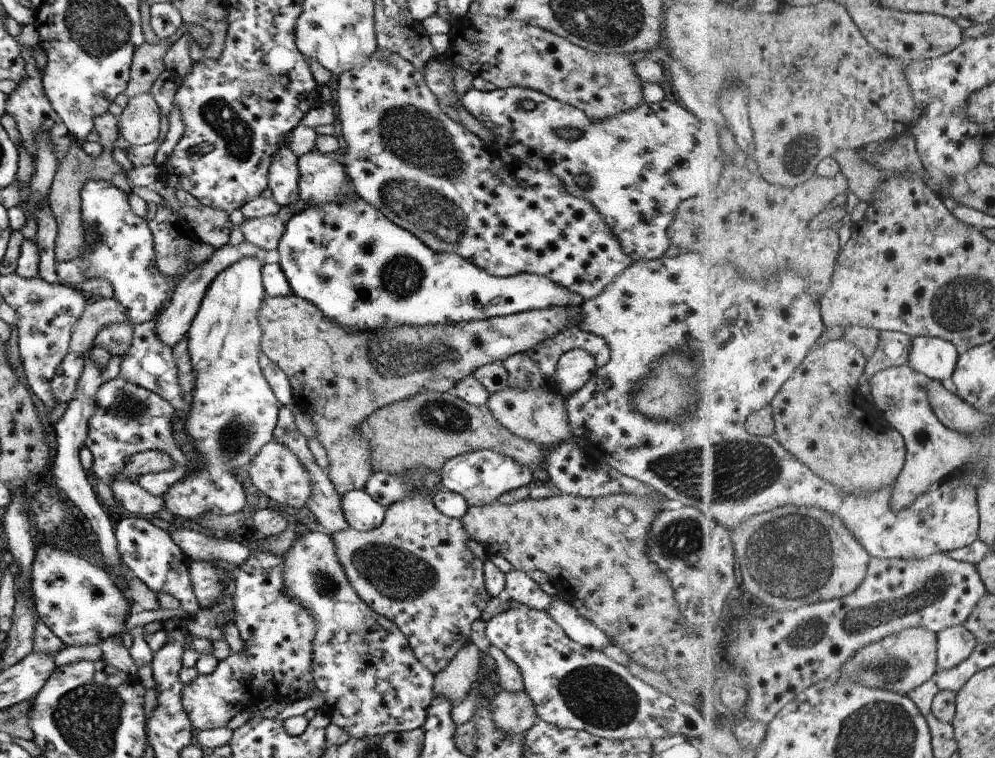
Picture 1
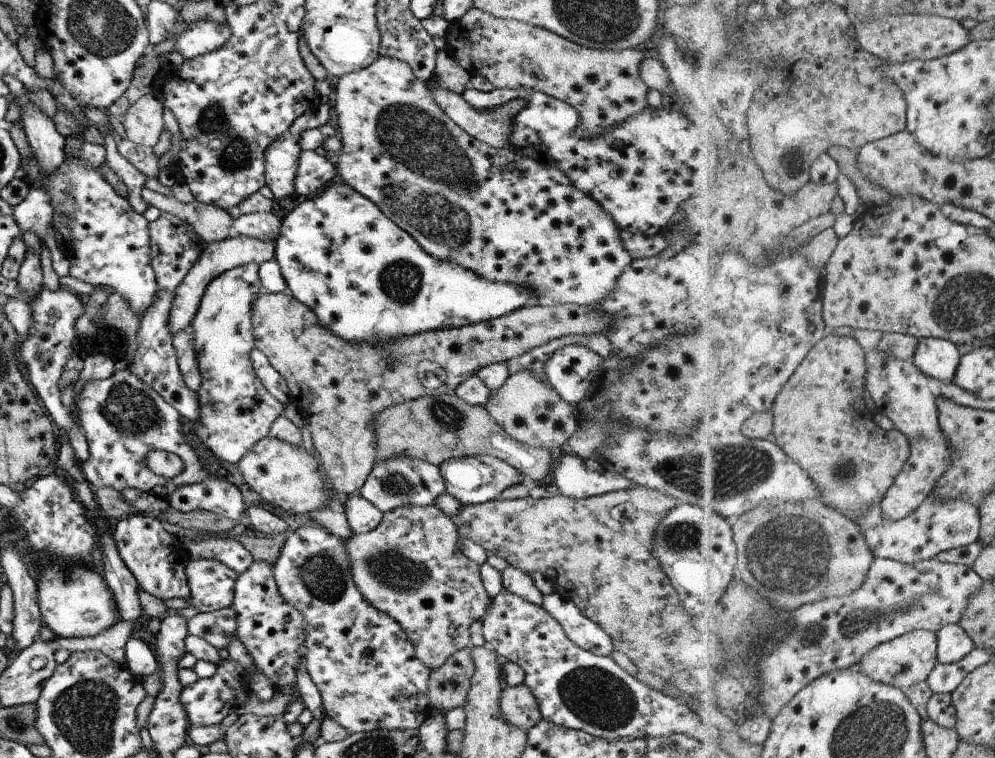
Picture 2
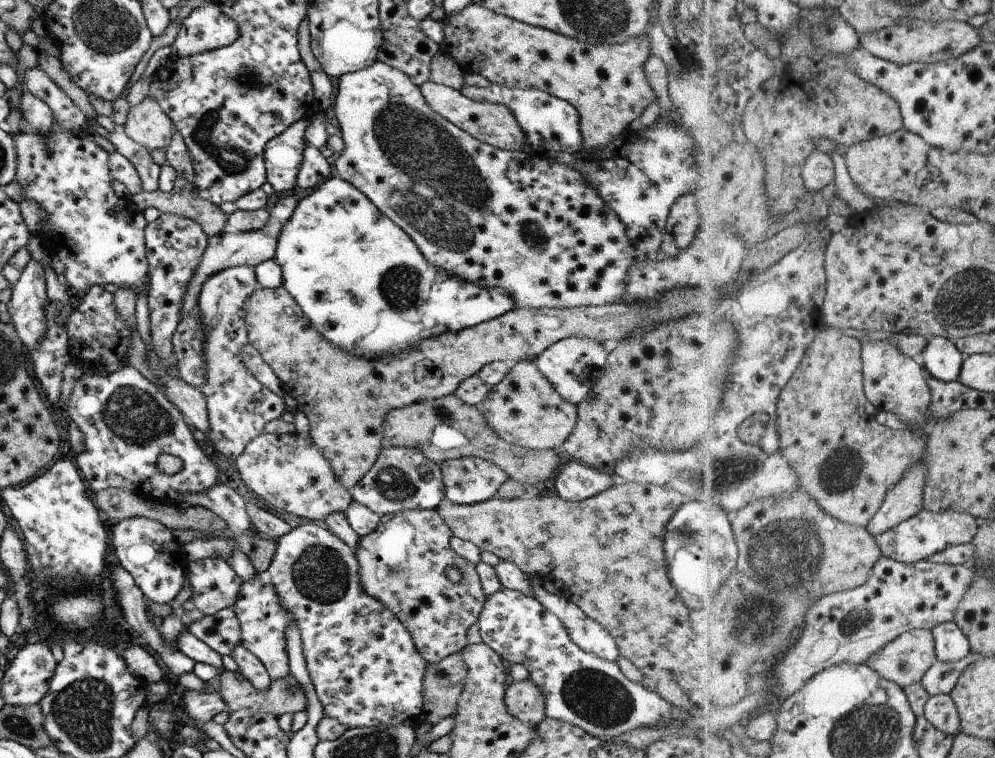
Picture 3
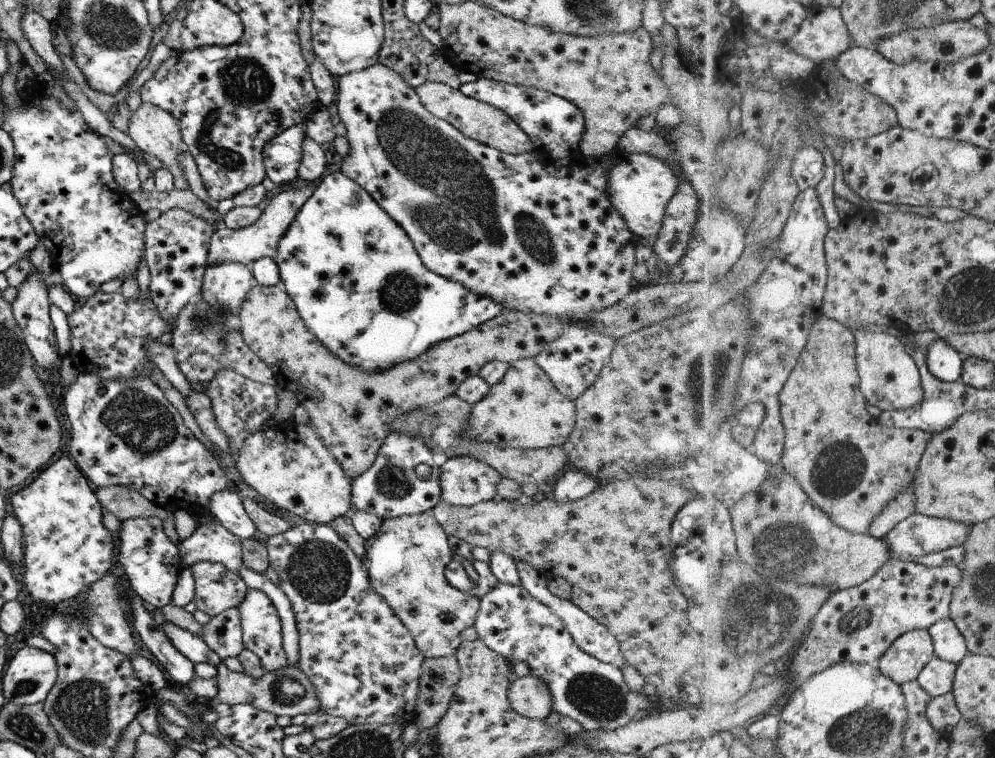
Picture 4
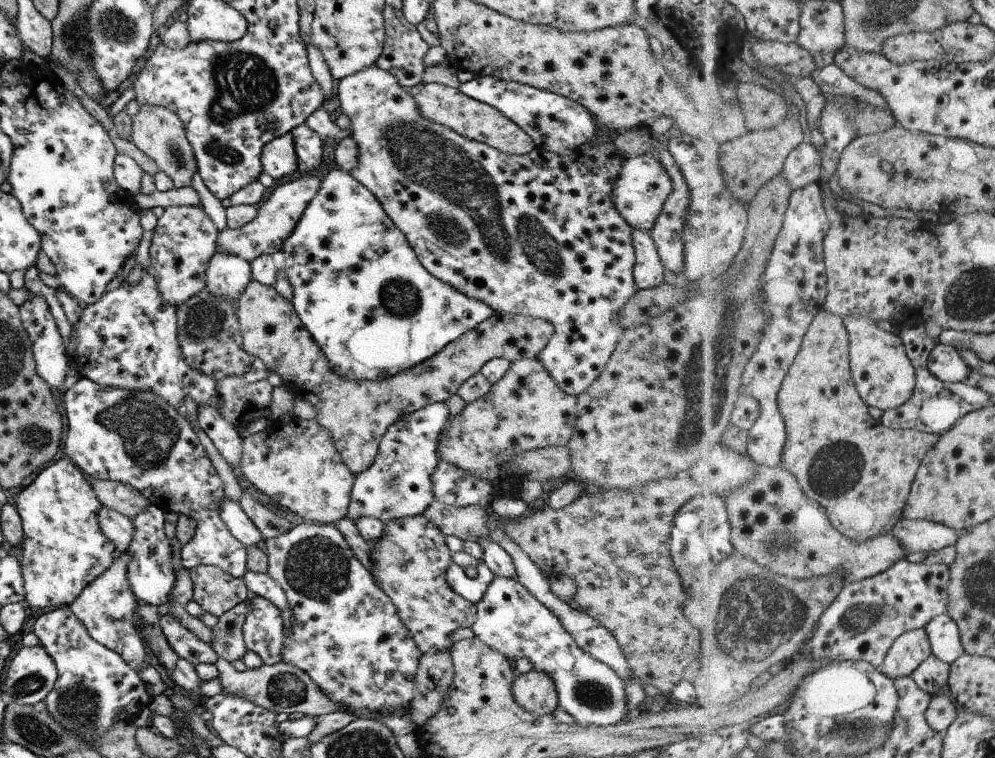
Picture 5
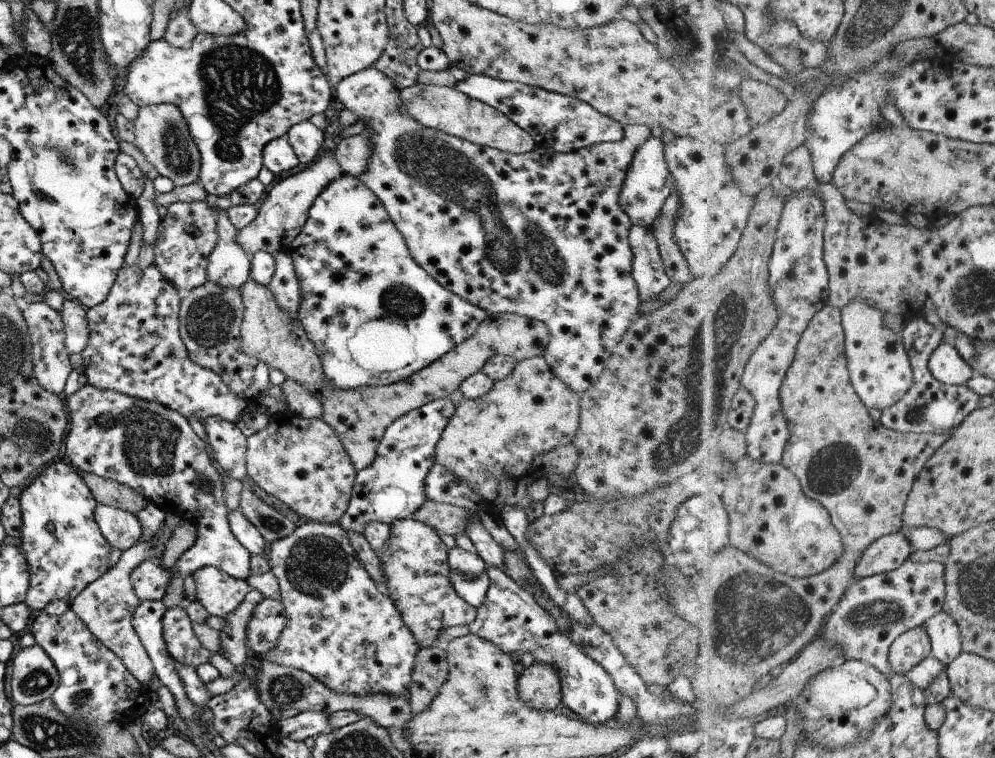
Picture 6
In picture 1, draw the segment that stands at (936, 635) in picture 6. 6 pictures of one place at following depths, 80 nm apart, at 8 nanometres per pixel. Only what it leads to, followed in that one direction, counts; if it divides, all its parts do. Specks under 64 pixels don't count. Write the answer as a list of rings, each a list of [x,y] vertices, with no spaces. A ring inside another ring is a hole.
[[[965,624],[939,631],[938,670],[954,669],[965,662],[973,654],[978,643],[979,640]]]

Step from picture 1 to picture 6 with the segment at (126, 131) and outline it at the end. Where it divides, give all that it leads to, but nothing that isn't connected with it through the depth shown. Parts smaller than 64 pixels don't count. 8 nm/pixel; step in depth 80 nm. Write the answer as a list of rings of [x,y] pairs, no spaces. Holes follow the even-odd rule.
[[[169,103],[139,106],[132,127],[132,144],[144,154],[147,162],[154,166],[159,175],[167,177],[175,187],[197,182],[200,156],[176,106]]]

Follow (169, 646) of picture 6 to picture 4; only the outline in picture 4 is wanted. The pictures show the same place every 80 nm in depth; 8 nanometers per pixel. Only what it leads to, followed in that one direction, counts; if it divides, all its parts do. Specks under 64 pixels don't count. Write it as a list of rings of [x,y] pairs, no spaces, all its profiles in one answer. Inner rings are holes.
[[[167,622],[163,623],[161,629],[177,652],[188,658],[193,664],[205,663],[217,667],[221,663],[219,656],[207,648],[199,635],[187,632]]]

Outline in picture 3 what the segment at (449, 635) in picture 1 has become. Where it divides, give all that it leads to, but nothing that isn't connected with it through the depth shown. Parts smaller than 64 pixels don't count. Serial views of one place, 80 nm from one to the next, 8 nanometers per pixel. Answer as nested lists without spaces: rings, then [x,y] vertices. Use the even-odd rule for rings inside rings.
[[[436,509],[404,510],[380,516],[375,530],[359,537],[358,548],[353,550],[357,564],[362,570],[363,592],[378,600],[407,629],[415,650],[426,663],[436,663],[450,654],[461,652],[468,645],[467,629],[476,622],[482,611],[486,596],[479,586],[480,580],[474,564],[457,555],[449,547],[452,536],[450,528],[443,522]],[[453,567],[460,572],[458,583],[451,582],[446,568]]]

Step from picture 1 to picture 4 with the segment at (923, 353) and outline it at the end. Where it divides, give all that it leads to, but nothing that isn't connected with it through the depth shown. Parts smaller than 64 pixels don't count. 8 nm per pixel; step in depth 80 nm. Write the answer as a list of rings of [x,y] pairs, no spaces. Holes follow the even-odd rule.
[[[938,338],[926,350],[930,371],[945,382],[961,380],[965,361],[959,351],[946,338]]]

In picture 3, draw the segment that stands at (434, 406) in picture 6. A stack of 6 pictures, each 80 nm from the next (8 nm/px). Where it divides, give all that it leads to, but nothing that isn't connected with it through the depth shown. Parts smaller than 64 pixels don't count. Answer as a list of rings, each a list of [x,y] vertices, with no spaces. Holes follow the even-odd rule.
[[[381,447],[371,468],[348,491],[353,501],[370,508],[379,516],[409,509],[435,509],[444,498],[440,466],[419,450],[407,447]]]

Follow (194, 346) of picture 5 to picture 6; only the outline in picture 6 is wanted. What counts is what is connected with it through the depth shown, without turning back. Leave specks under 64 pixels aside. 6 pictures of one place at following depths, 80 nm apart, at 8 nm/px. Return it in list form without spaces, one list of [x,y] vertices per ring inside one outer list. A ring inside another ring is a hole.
[[[205,281],[197,288],[185,292],[178,308],[178,333],[187,356],[201,368],[214,372],[236,395],[244,394],[251,384],[258,360],[241,350],[240,324],[243,305],[240,291]]]

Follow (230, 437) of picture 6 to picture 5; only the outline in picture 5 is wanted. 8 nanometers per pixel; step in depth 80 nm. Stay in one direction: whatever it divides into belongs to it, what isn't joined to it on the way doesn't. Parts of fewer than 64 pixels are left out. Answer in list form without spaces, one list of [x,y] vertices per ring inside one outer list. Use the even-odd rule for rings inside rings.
[[[209,403],[196,406],[196,423],[209,437],[223,460],[232,467],[238,466],[243,438]]]

